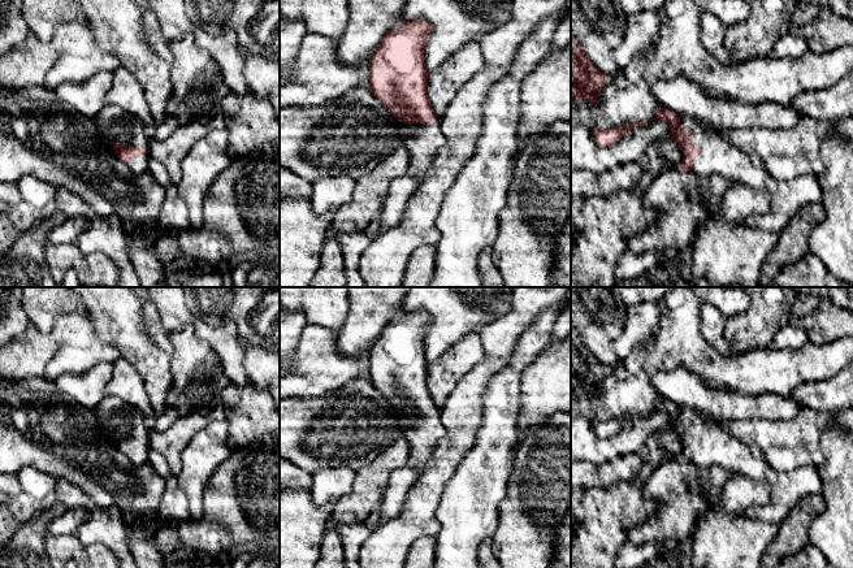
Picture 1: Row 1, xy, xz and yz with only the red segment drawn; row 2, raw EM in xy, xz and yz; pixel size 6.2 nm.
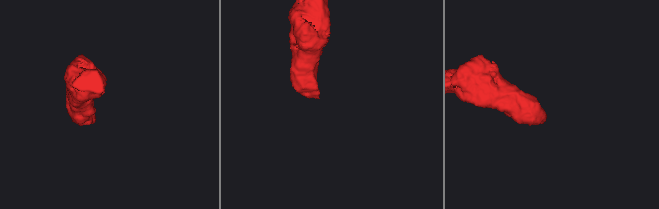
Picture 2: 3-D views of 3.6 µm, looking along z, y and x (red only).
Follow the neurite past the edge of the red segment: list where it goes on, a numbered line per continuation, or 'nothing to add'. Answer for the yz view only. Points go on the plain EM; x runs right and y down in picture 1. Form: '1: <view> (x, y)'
1: yz (718, 447)

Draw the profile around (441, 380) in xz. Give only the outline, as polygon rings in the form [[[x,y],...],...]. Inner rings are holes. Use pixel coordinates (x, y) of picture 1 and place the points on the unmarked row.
[[[479,333],[467,334],[454,344],[438,361],[428,365],[426,386],[429,394],[441,407],[458,382],[484,359]]]

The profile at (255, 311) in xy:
[[[183,287],[192,315],[211,326],[233,321],[241,339],[280,348],[280,287]]]

